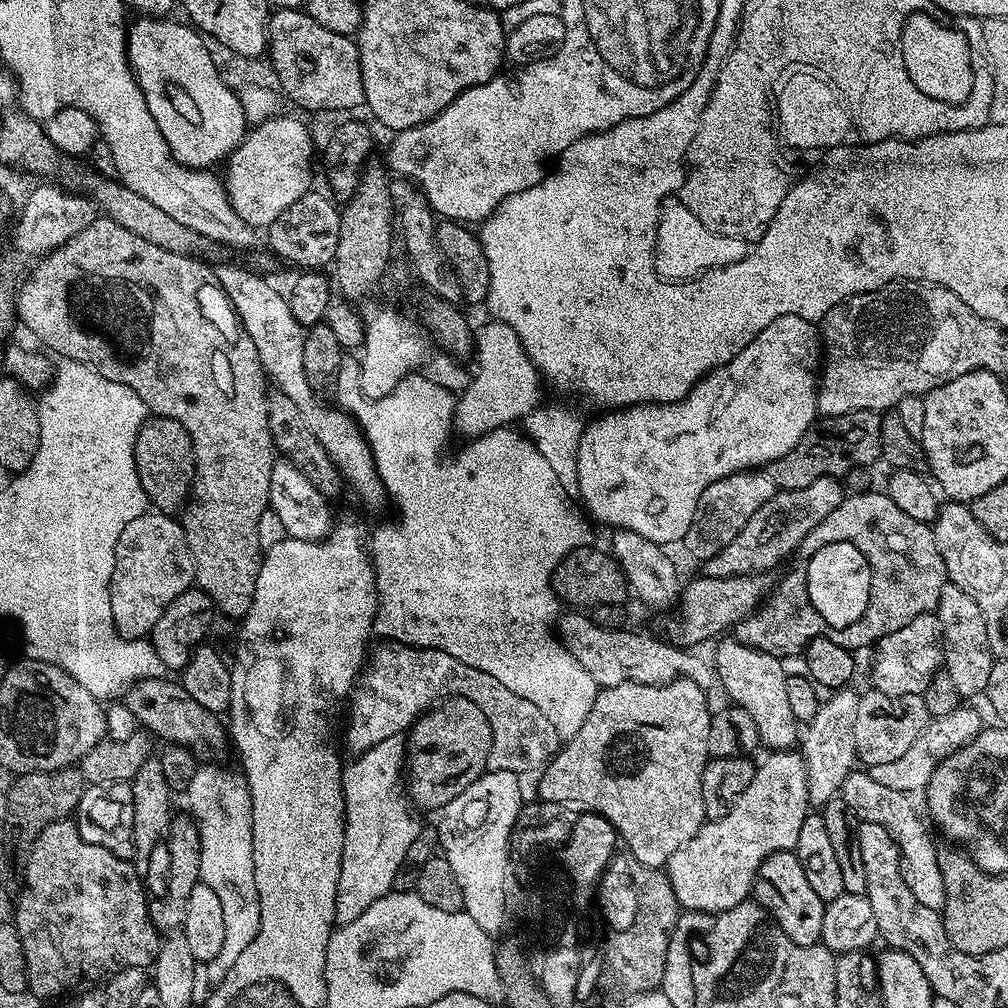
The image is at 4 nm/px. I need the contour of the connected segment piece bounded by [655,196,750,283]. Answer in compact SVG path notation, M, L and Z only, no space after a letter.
M669 197L660 208L655 240L655 272L660 279L671 283L686 282L707 273L706 270L712 272L736 265L749 254L747 241L718 235L702 226L677 197Z

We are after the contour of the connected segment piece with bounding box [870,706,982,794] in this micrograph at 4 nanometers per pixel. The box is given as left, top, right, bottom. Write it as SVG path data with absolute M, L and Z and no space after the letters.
M961 706L945 716L929 719L928 725L918 734L914 746L897 758L894 762L882 762L871 765L870 771L874 782L882 782L882 786L890 786L890 790L898 790L909 794L923 793L927 789L934 770L950 754L954 754L962 746L966 746L982 730L980 712L976 708Z

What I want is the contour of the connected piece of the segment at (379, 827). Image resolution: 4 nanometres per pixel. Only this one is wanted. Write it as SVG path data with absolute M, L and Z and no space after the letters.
M391 736L355 759L353 764L345 763L340 773L344 791L344 845L336 895L336 918L340 924L354 922L366 906L392 891L394 874L398 874L410 842L418 838L422 827L404 781L405 741Z

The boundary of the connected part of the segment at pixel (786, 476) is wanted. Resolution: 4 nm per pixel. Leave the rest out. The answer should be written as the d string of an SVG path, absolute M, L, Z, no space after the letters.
M858 410L837 416L826 416L817 419L806 434L782 458L766 465L770 477L780 490L798 490L802 486L810 486L810 482L818 482L823 476L843 477L851 467L872 466L875 460L881 459L880 443L882 442L881 413Z

